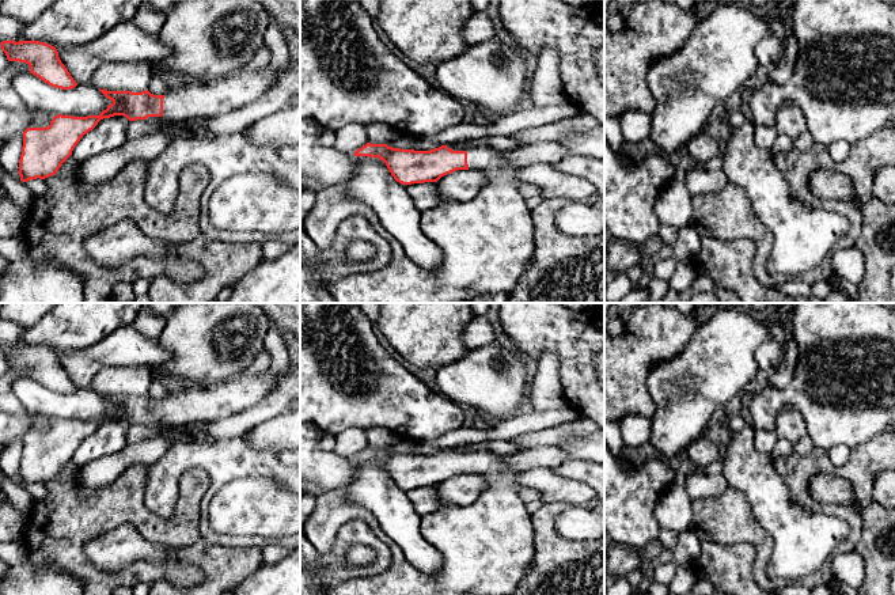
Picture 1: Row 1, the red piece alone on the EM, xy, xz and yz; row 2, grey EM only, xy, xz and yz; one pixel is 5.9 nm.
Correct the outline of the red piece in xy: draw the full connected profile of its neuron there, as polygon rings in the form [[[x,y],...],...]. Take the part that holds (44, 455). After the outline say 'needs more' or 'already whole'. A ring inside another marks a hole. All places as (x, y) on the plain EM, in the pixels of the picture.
[[[272,372],[242,374],[212,386],[189,386],[164,399],[148,394],[99,395],[113,408],[99,420],[54,420],[46,432],[27,432],[19,463],[22,486],[54,480],[72,459],[80,443],[103,422],[124,420],[129,425],[144,424],[163,429],[177,429],[197,421],[216,421],[243,412],[269,395],[280,376]]]; needs more

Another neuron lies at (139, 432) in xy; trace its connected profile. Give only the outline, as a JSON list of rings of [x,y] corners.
[[[144,424],[129,425],[126,432],[126,446],[151,439],[153,436],[164,436],[168,429],[149,427]]]

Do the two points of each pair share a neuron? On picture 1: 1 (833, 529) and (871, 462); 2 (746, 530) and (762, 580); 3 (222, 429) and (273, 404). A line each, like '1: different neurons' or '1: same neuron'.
1: different neurons
2: same neuron
3: same neuron

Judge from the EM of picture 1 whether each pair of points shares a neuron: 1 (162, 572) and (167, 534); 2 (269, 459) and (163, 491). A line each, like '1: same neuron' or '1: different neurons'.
1: same neuron
2: same neuron

